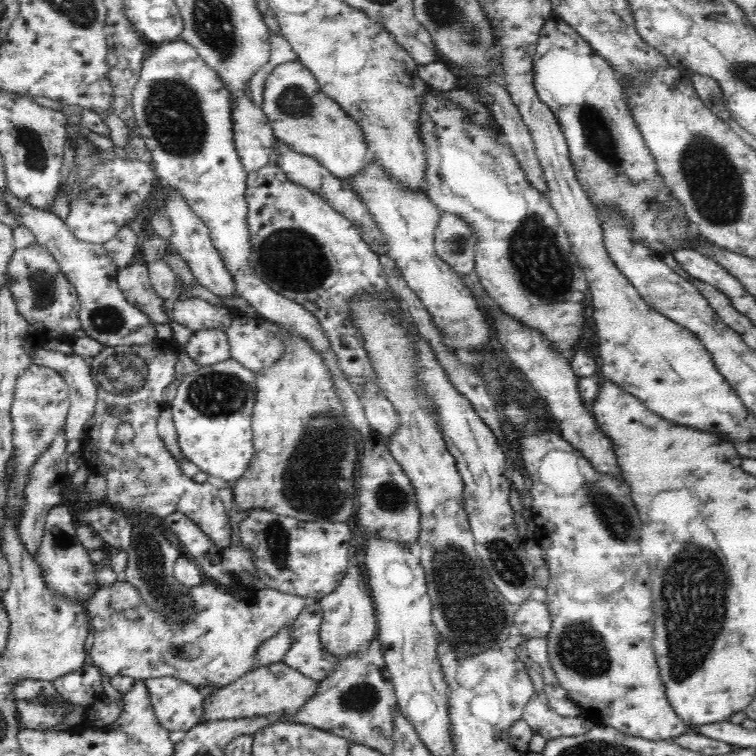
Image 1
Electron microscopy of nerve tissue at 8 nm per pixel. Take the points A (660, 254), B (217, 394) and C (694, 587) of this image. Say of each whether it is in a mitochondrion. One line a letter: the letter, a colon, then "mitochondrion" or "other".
A: other
B: mitochondrion
C: mitochondrion

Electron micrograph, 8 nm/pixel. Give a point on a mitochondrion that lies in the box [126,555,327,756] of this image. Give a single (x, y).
(187, 652)

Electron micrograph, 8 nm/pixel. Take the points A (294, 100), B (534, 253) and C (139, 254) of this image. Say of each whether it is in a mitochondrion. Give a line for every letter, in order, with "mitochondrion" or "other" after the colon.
A: mitochondrion
B: mitochondrion
C: other

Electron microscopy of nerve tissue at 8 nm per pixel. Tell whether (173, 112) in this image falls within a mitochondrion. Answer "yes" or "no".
yes

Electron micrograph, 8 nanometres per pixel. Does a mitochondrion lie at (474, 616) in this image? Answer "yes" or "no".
yes

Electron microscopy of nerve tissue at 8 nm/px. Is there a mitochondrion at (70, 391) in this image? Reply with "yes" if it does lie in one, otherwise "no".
no

